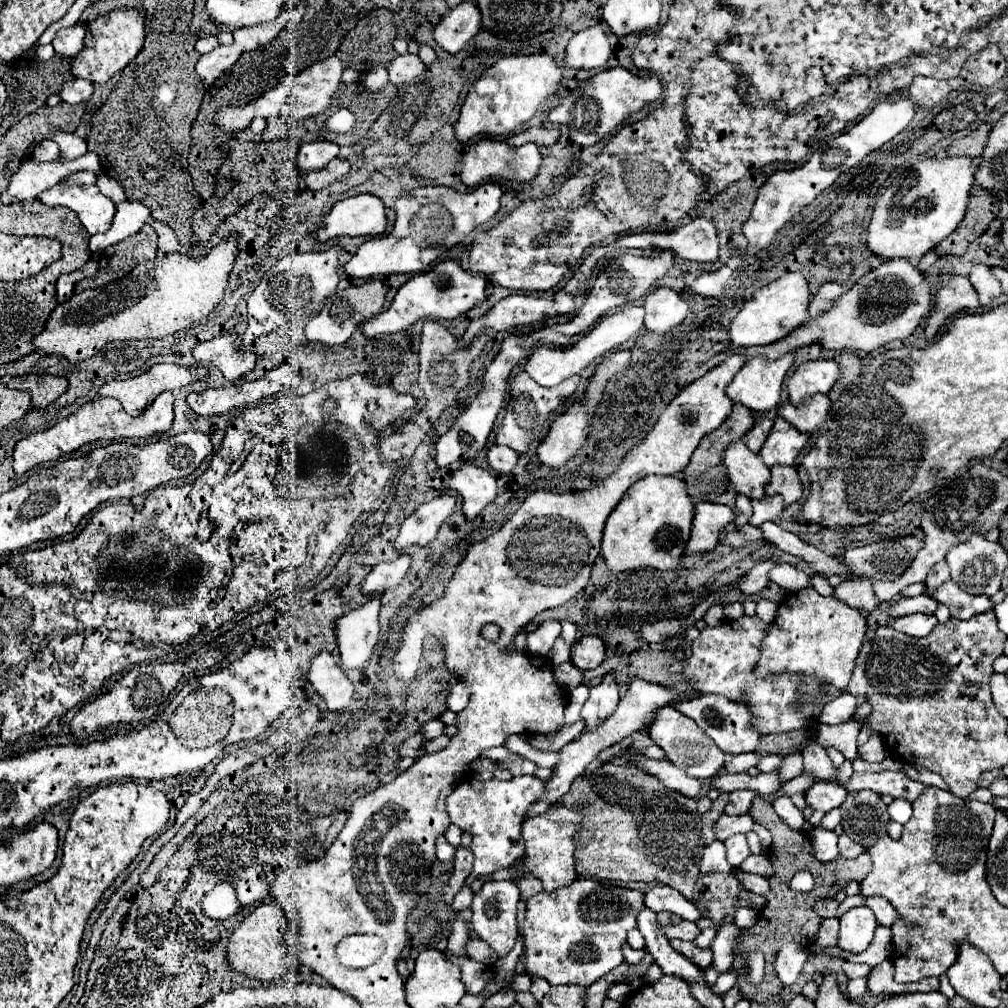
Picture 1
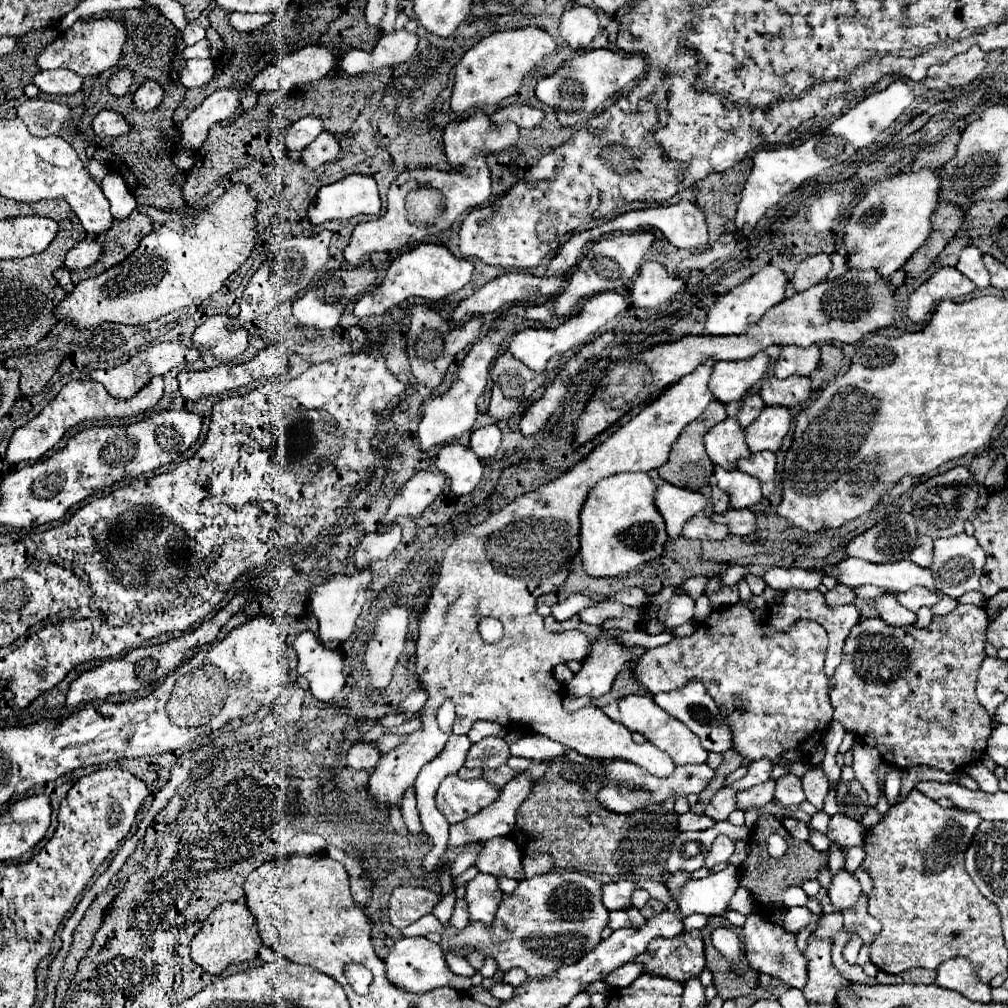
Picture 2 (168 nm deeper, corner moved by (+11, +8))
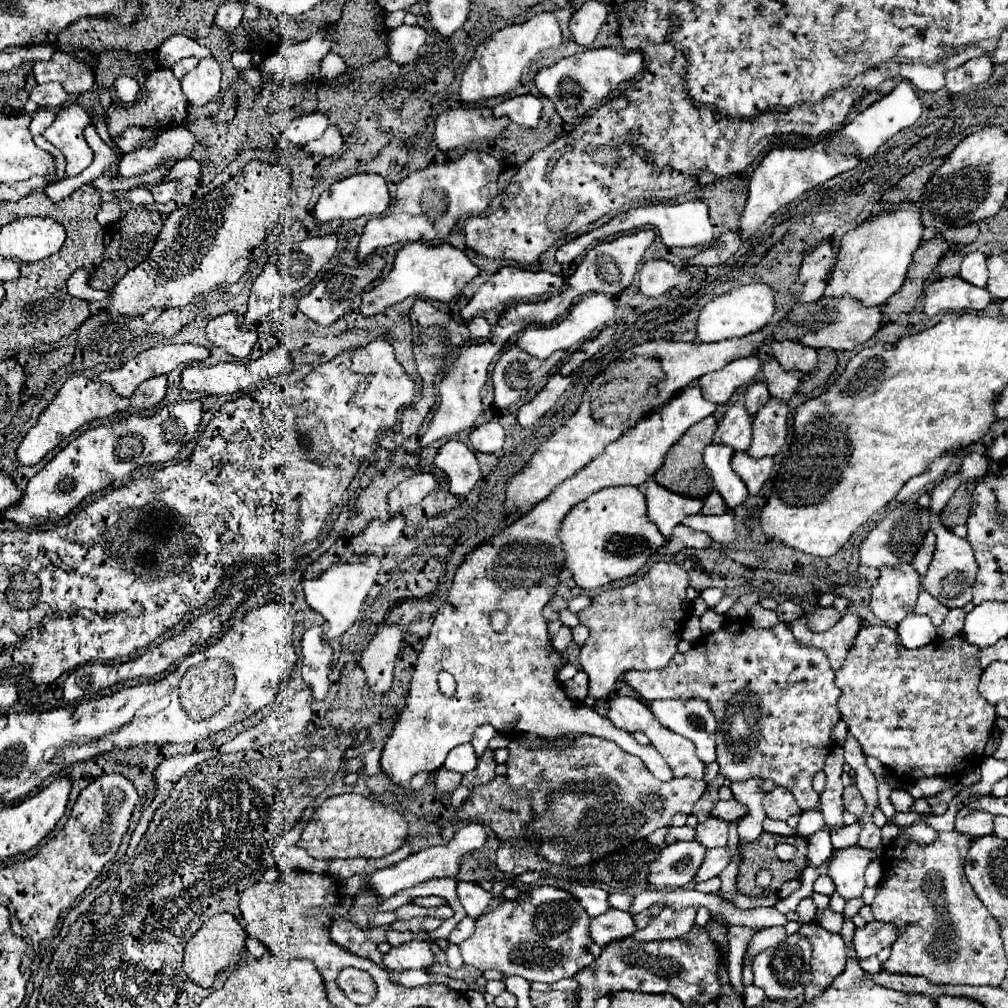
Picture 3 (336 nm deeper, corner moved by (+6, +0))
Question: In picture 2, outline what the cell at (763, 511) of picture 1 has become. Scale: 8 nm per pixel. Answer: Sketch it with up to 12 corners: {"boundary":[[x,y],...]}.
{"boundary":[[714,466],[730,508],[762,500],[760,482],[740,470]]}

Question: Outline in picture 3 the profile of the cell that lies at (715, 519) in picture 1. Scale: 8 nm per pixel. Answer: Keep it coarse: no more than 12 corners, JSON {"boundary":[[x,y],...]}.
{"boundary":[[645,482],[647,516],[669,540],[703,502]]}

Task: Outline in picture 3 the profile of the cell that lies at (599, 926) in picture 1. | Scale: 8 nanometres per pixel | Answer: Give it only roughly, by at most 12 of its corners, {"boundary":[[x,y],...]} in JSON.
{"boundary":[[555,886],[503,900],[459,944],[463,962],[529,982],[595,956],[591,918]]}

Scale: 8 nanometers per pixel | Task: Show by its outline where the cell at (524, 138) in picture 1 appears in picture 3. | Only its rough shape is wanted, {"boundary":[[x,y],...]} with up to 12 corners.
{"boundary":[[531,94],[509,98],[493,108],[521,126],[541,122],[541,100]]}

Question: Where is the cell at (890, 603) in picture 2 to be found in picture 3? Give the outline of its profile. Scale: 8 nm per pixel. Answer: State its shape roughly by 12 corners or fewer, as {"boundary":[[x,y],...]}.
{"boundary":[[911,564],[881,568],[871,610],[895,628],[913,614],[919,574]]}

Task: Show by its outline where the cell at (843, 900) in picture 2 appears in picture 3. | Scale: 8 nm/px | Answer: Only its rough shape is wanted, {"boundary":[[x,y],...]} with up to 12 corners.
{"boundary":[[885,846],[835,850],[829,876],[845,900],[861,898],[865,868]]}

